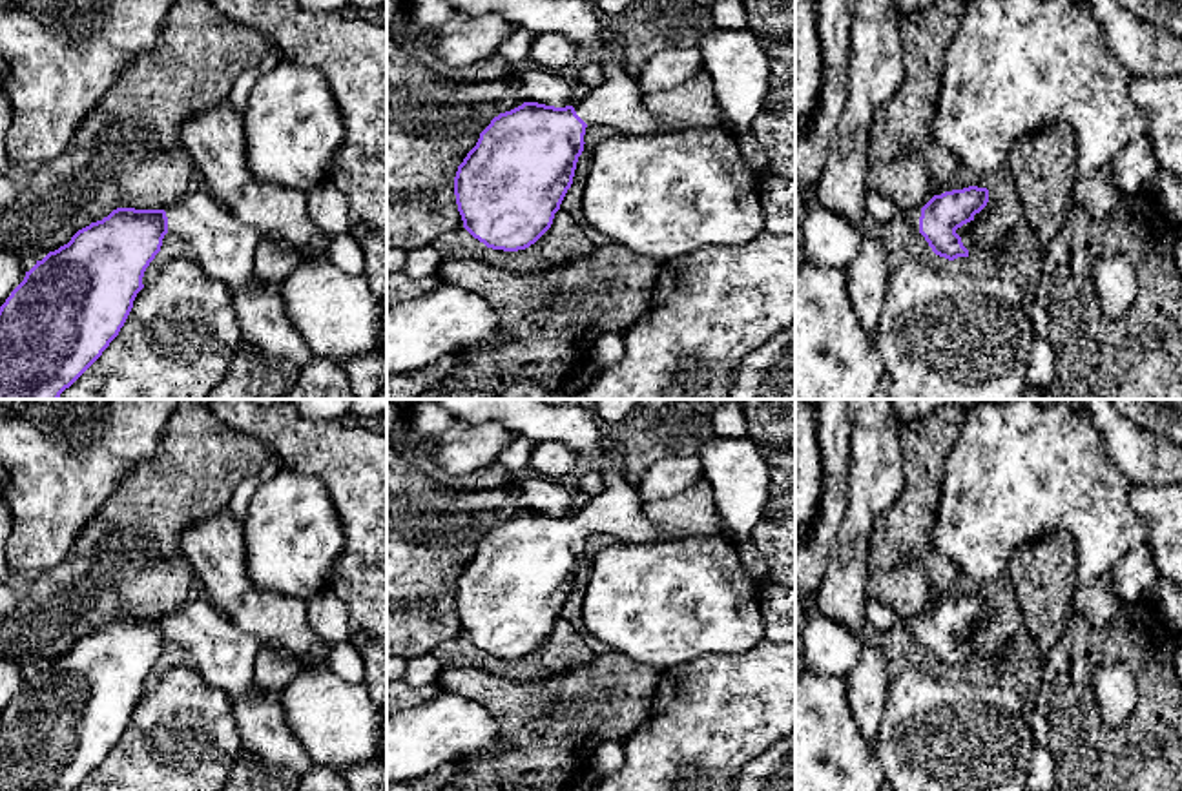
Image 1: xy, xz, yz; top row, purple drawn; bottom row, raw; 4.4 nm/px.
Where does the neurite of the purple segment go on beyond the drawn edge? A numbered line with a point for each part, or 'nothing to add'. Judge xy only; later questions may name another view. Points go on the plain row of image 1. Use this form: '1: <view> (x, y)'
1: xy (223, 655)

